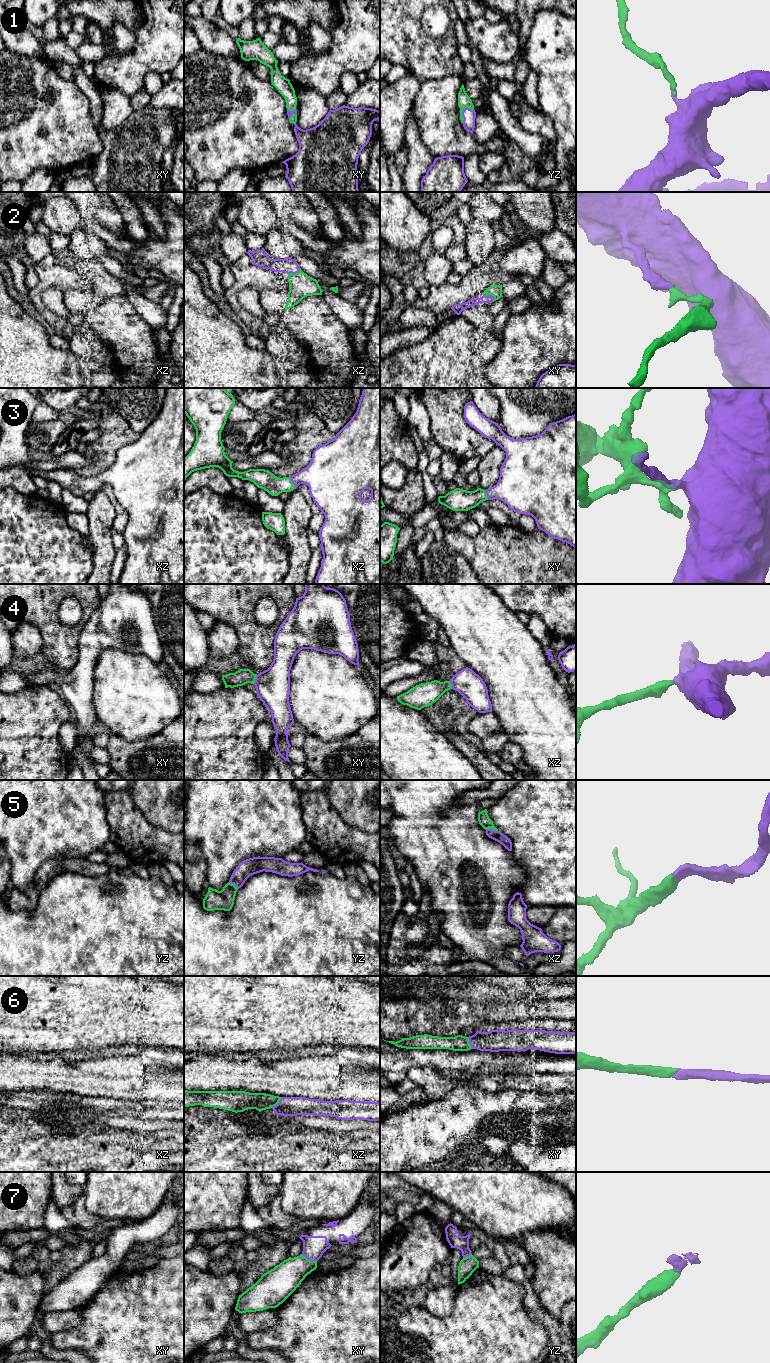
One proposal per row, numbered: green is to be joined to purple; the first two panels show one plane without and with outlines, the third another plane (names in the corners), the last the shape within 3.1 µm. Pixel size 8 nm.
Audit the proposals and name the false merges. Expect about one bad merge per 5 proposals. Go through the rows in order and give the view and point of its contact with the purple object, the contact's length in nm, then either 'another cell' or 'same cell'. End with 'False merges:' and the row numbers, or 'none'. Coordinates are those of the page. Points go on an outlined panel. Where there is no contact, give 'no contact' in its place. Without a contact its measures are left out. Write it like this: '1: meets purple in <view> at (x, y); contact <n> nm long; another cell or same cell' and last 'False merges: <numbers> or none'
1: meets purple in yz at (462, 111); contact 140 nm long; same cell
2: meets purple in xy at (490, 295); contact 110 nm long; same cell
3: meets purple in xz at (292, 482); contact 110 nm long; same cell
4: meets purple in xy at (255, 679); contact 80 nm long; same cell
5: meets purple in xz at (492, 830); contact 100 nm long; same cell
6: meets purple in xz at (278, 1103); contact 120 nm long; same cell
7: meets purple in xy at (309, 1259); contact 140 nm long; same cell
False merges: none

